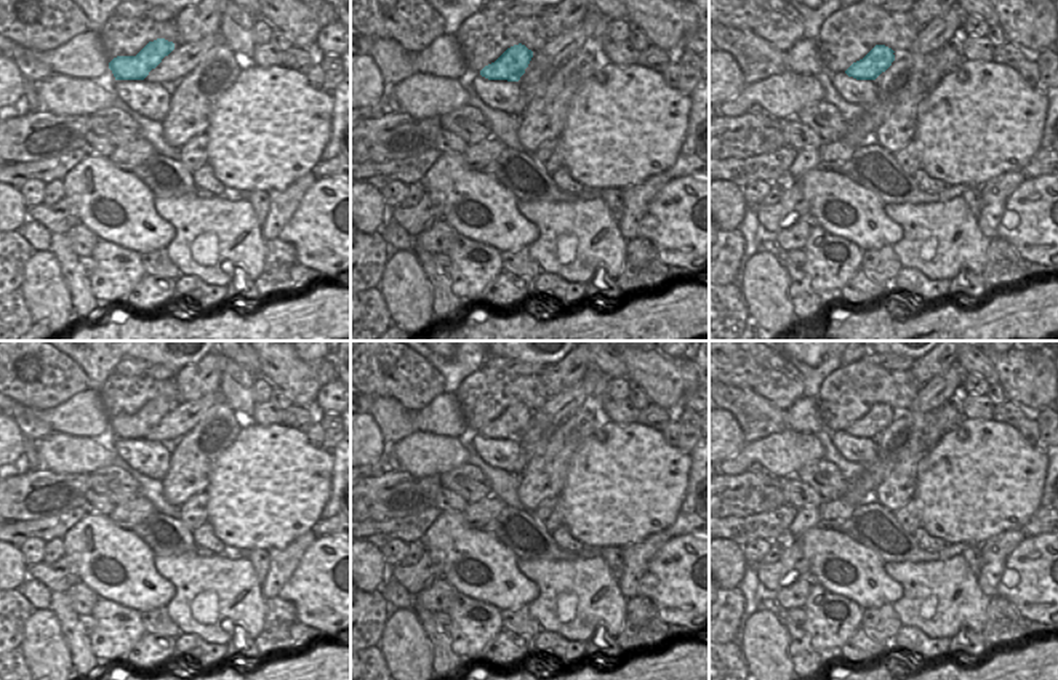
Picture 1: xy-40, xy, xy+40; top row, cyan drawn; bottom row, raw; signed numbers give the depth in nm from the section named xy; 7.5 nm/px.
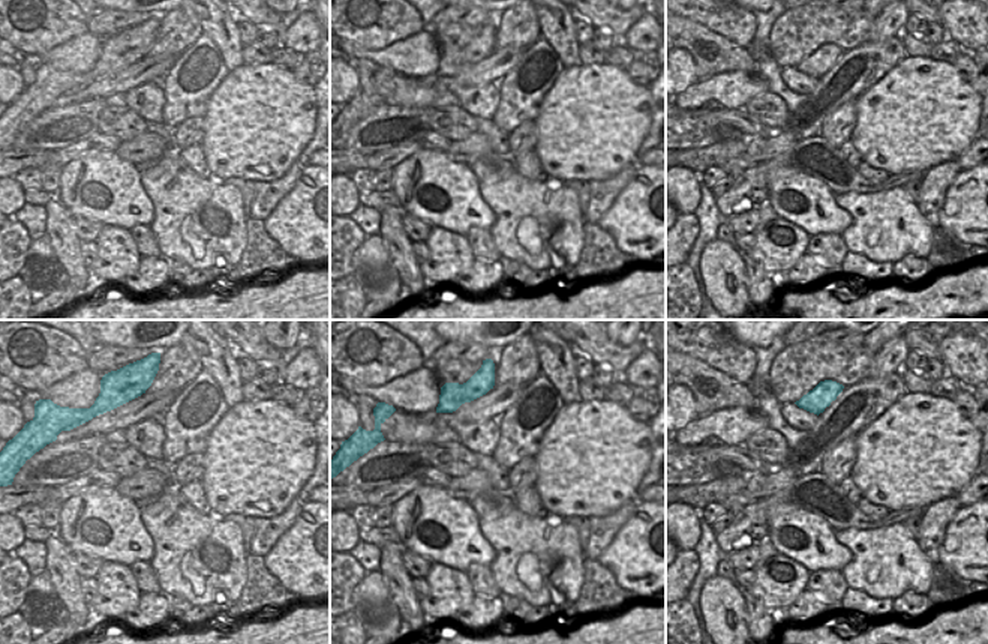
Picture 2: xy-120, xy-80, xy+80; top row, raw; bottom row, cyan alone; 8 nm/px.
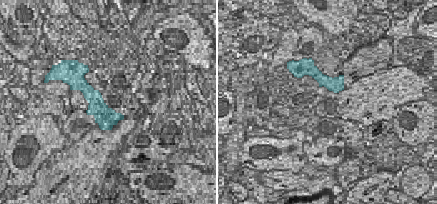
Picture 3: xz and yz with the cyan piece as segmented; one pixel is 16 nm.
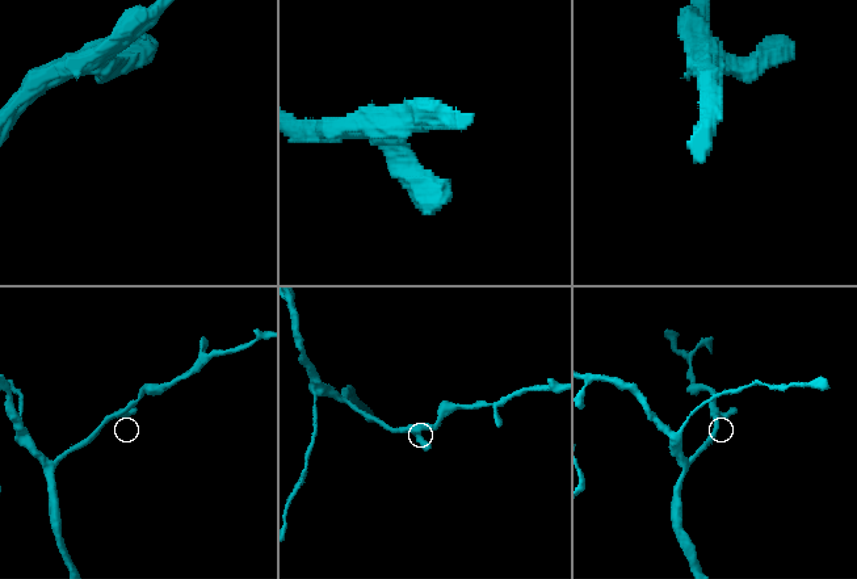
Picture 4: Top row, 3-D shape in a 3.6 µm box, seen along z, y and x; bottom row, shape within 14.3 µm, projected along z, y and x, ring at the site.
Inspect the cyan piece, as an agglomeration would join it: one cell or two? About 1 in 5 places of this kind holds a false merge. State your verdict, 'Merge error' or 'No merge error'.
No merge error.

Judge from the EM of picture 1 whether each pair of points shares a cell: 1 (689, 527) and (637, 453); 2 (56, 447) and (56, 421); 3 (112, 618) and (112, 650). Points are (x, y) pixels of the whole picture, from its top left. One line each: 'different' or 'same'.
1: different
2: different
3: same

